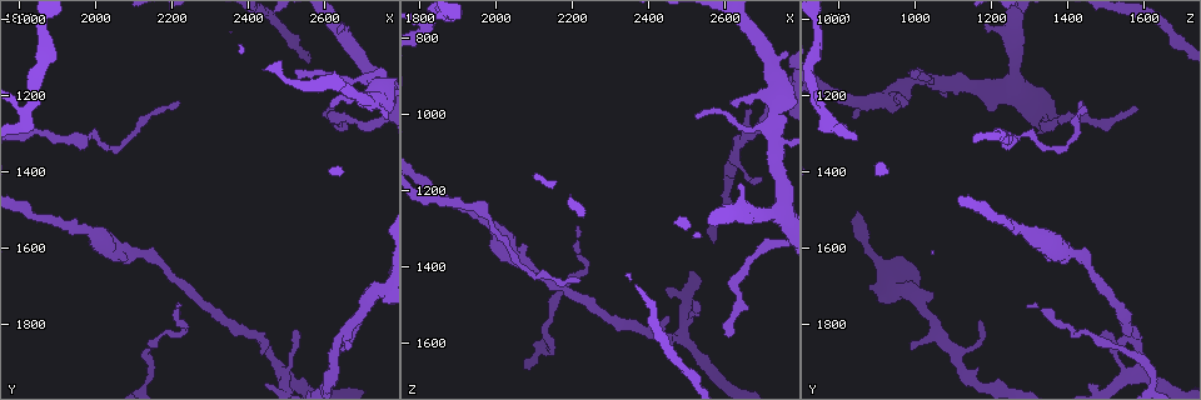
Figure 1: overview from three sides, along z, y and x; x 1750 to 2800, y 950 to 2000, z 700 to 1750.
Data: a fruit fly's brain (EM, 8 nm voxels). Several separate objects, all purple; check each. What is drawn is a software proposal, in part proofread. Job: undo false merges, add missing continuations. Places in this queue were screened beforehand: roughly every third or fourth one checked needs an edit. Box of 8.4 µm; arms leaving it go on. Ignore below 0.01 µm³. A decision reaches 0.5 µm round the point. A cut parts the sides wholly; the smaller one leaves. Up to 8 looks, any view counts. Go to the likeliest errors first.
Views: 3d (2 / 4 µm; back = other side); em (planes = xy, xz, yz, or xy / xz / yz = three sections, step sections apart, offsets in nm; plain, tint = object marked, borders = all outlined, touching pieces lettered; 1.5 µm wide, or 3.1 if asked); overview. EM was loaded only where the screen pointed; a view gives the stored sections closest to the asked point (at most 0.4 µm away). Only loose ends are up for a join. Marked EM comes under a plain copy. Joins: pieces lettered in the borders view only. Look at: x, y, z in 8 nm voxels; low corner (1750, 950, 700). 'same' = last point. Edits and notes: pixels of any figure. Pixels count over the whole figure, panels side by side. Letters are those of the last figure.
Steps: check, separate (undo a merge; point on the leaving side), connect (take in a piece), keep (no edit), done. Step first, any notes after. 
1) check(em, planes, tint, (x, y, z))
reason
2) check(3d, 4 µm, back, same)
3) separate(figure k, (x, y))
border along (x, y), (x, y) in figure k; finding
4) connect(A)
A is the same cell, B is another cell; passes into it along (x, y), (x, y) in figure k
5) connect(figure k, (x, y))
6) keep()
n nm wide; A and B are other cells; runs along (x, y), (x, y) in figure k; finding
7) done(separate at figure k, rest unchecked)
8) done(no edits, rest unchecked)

check(em, planes, borders, (2525, 1825, 1495))
thin end

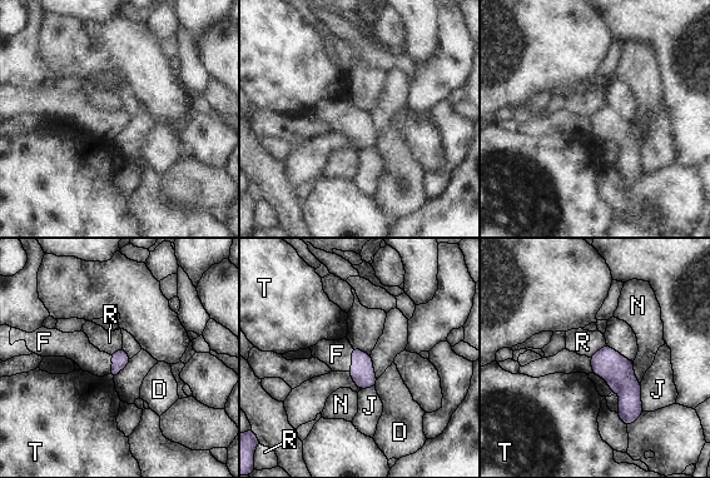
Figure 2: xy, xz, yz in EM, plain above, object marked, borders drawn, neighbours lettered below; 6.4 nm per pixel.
connect(F)
F is the same cell, D, J, N, R and T are other cells; passes into it along (362, 373), (353, 359), (337, 354) in figure 2; it goes on there

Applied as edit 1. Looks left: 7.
check(3d, 4 µm, back, (2690, 1205, 950))
abrupt turn

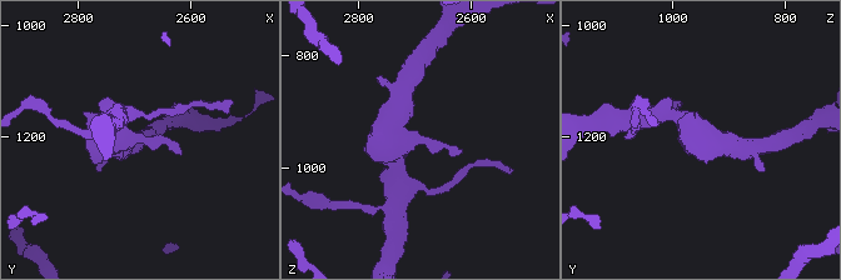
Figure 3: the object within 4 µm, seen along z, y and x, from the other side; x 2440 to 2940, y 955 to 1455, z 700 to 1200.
check(em, planes, borders, (2690, 1210, 960))

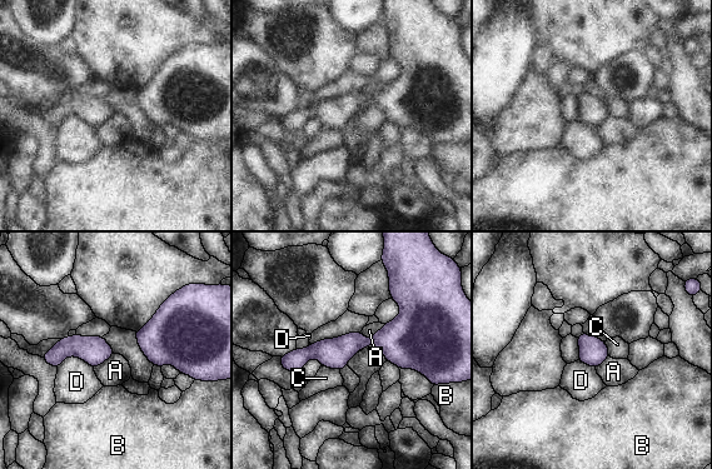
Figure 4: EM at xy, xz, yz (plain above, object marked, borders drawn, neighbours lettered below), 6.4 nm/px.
keep()
A, B, C and D are other cells; runs along (292, 355), (401, 342), (437, 378) in figure 4; all the same cell

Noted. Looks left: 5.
check(em, planes, borders, (2005, 1575, 1310))
calibre changes

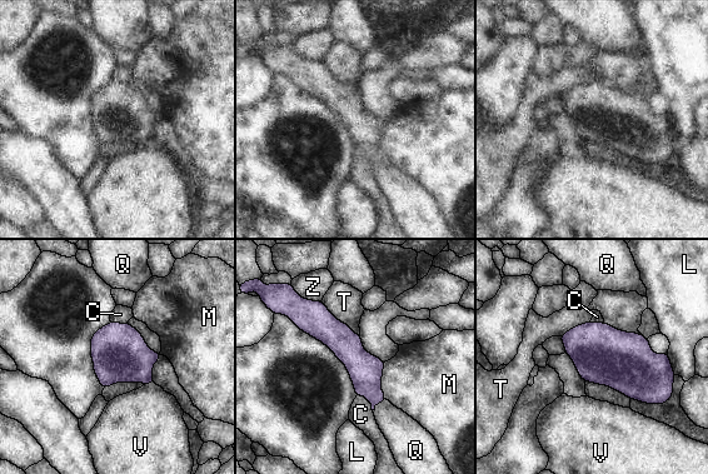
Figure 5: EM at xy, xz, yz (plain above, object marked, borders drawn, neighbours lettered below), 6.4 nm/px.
keep()
C, L, M, Q, T, V and Z are other cells; runs along (298, 320), (317, 320), (380, 398) in figure 5; continuous, no second cell

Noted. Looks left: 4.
done(connect at figure 2, rest unchecked)

